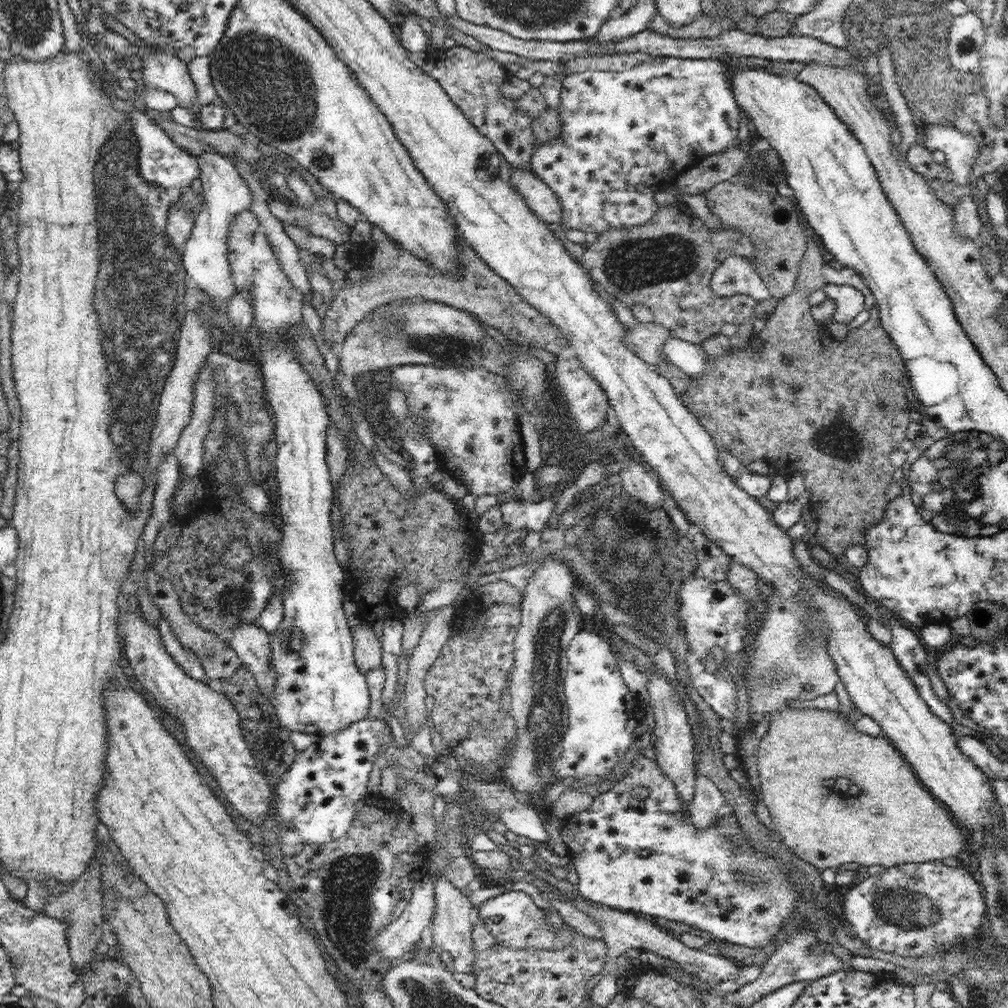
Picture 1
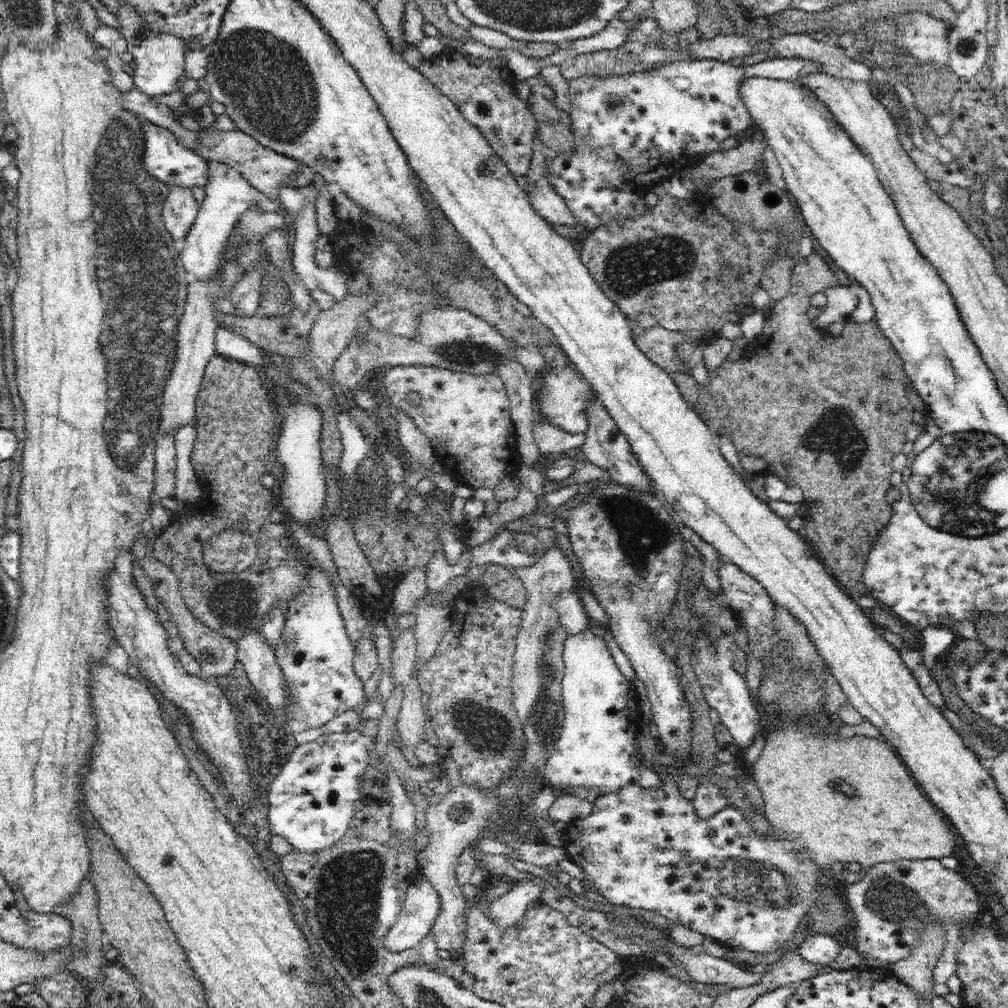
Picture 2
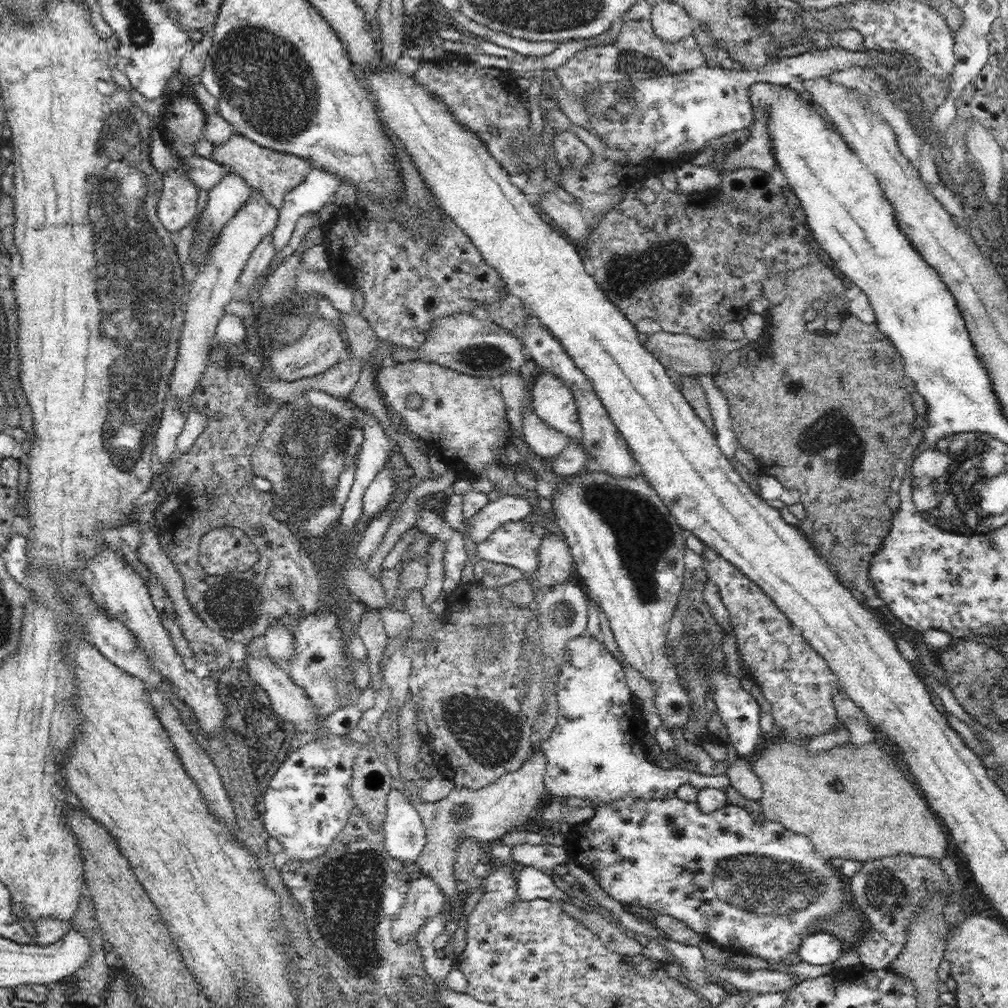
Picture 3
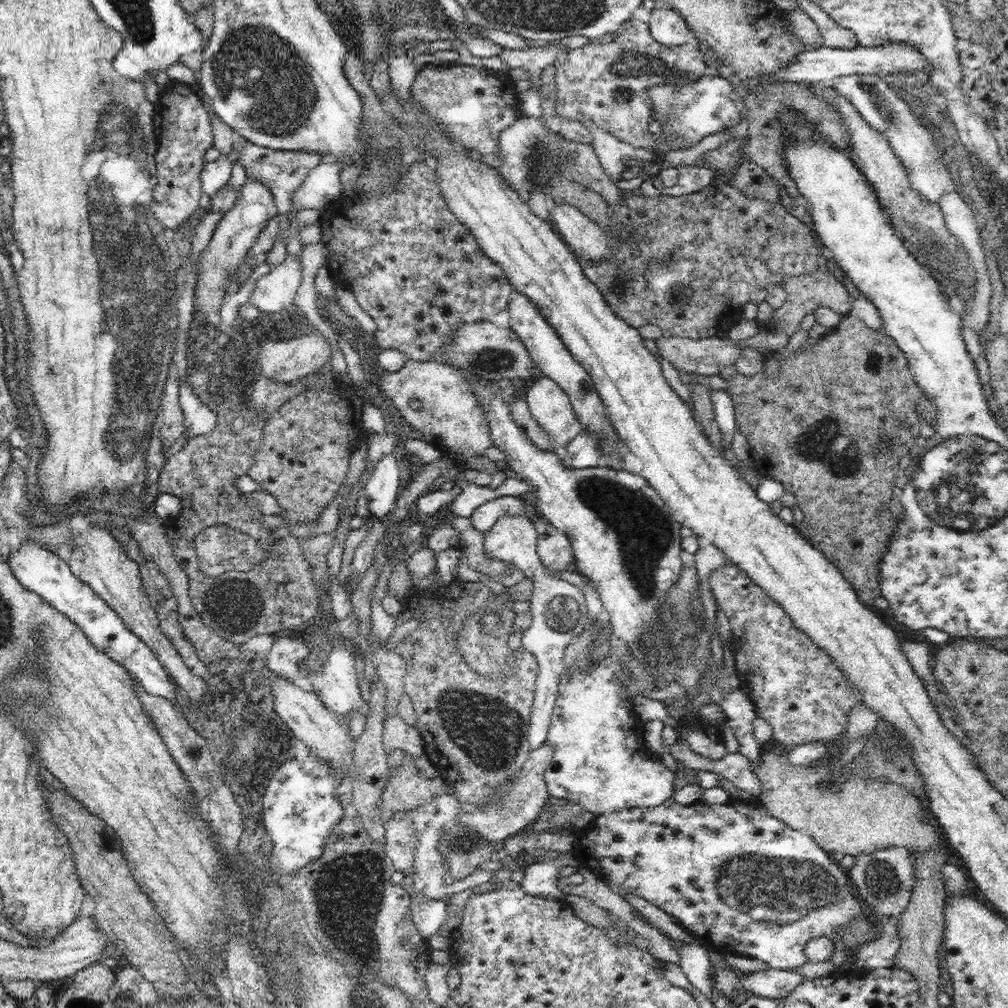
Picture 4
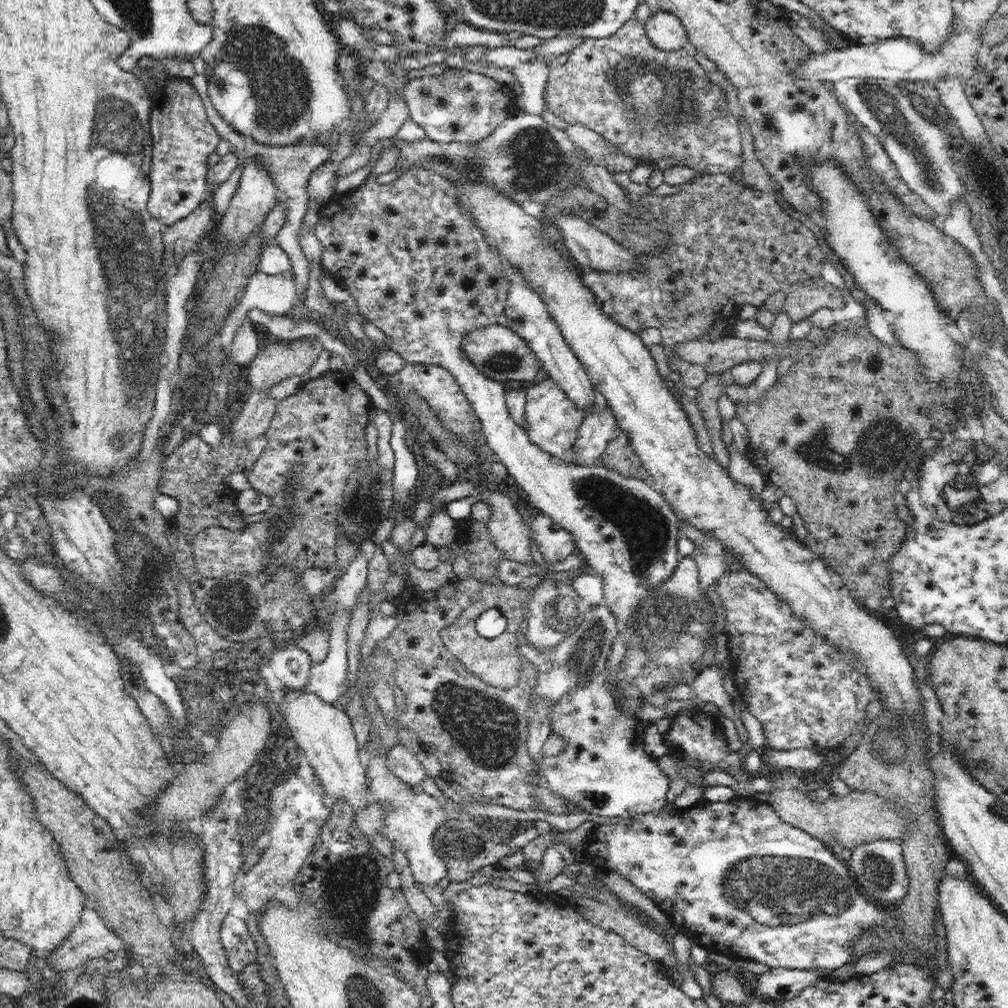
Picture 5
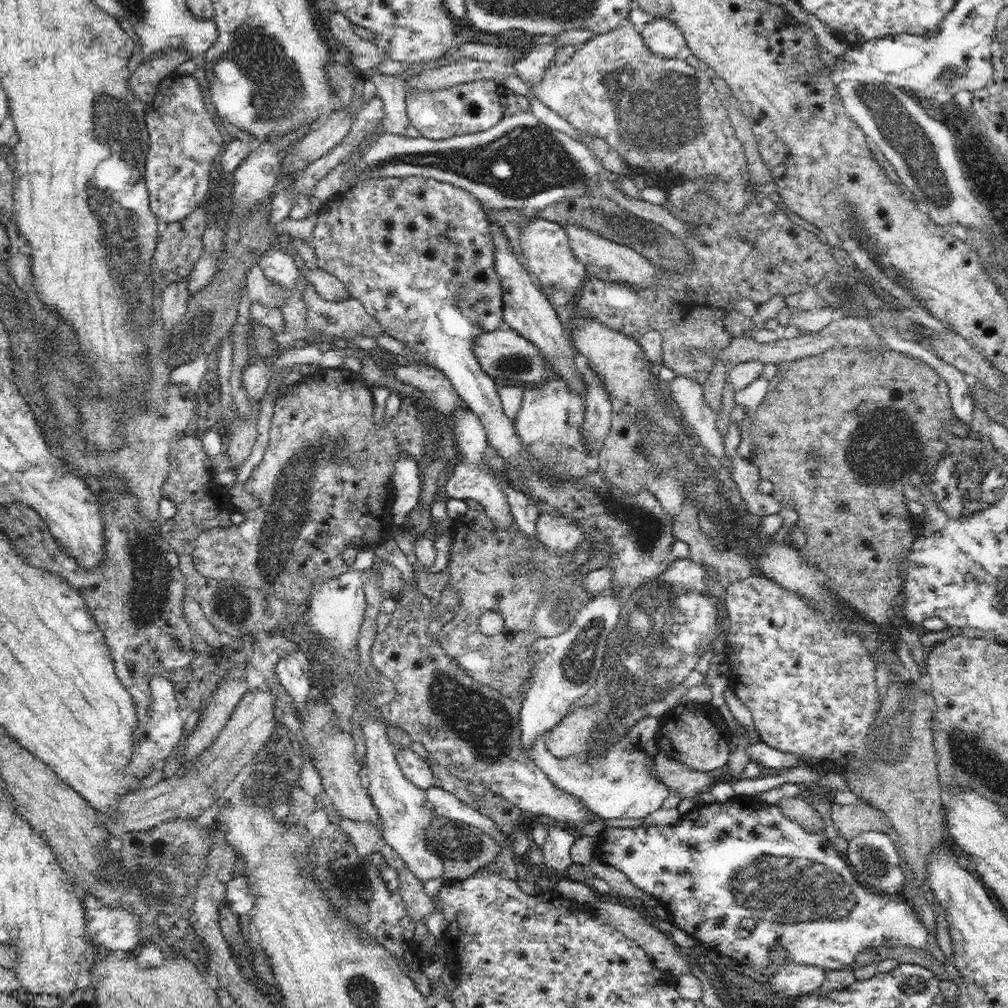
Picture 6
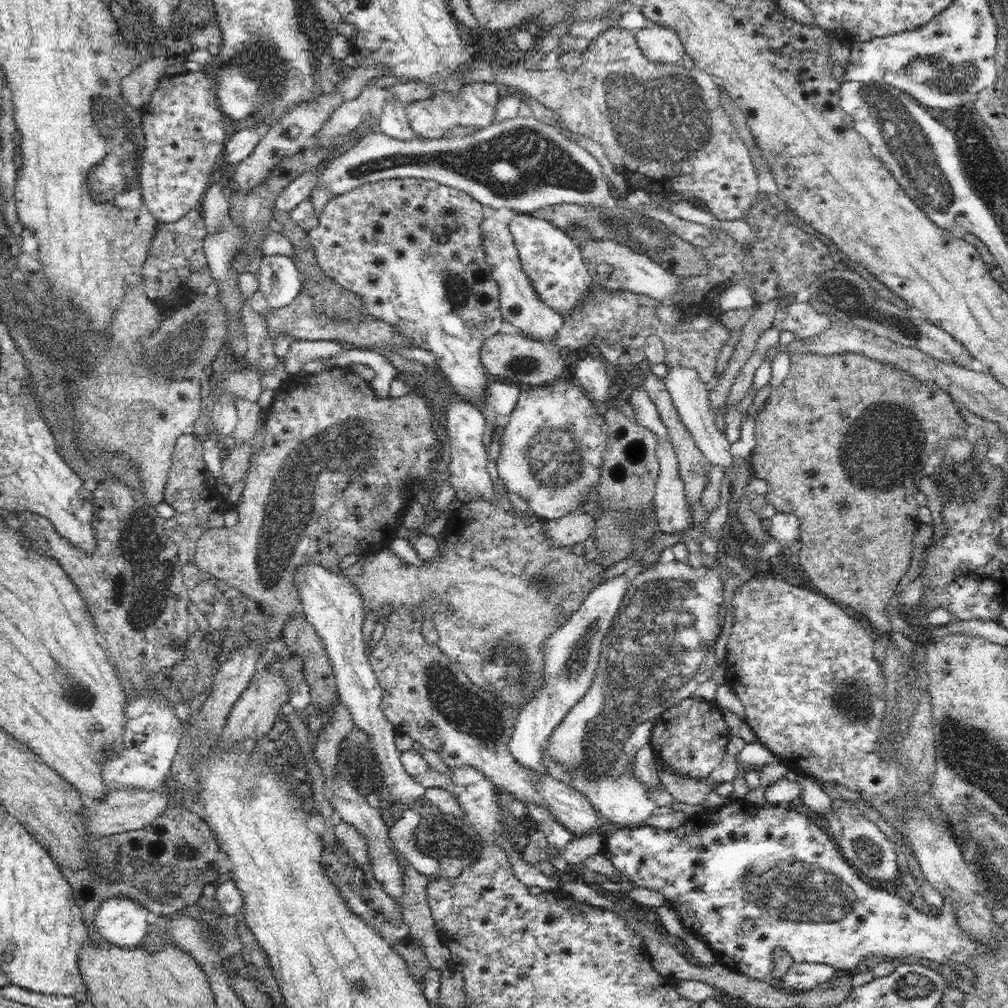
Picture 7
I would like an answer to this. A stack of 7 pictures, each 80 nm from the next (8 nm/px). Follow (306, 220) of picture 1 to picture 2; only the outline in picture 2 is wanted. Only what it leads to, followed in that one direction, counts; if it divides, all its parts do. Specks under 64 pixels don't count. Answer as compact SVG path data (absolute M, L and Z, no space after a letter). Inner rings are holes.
M208 161L208 184L204 186L206 196L198 208L195 221L185 236L185 244L181 253L181 261L187 272L195 274L198 281L217 279L223 265L223 254L237 220L245 210L256 205L266 212L282 211L281 204L270 200L263 192L256 190L239 170L218 161Z

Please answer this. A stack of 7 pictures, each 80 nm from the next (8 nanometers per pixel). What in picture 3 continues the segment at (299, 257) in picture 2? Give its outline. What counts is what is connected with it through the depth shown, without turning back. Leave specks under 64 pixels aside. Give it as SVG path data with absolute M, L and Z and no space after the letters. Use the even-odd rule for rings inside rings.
M306 244L306 248L304 248L304 250L302 250L302 256L300 256L300 266L298 266L298 272L296 272L296 293L298 295L301 294L308 294L308 292L310 292L313 295L321 296L324 297L326 299L328 299L333 305L334 308L339 311L339 313L343 313L343 314L350 314L352 312L352 310L354 310L354 305L353 305L353 293L352 293L352 287L348 286L347 283L345 283L341 278L336 278L336 273L335 270L331 270L330 267L330 273L328 276L324 275L324 273L321 272L314 272L313 270L308 270L303 263L303 260L301 260L301 258L303 257L303 254L305 253L305 250L311 247L309 246L309 244Z

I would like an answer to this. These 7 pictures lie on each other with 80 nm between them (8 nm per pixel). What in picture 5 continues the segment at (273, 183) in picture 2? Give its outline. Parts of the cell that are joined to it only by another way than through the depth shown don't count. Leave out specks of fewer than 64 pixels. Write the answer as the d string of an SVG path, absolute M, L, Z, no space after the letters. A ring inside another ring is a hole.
M303 140L295 145L286 146L270 146L260 143L256 144L253 150L254 154L250 156L254 157L258 163L262 163L262 167L266 167L268 173L272 175L274 185L277 188L277 202L282 203L284 213L286 213L284 224L276 233L274 243L281 246L290 259L291 272L293 272L294 280L296 281L296 302L294 302L294 308L286 315L296 322L313 319L313 314L308 312L304 305L305 302L303 302L307 289L310 265L308 258L306 258L304 251L301 249L299 237L300 227L309 207L307 184L311 172L316 170L320 164L328 161L329 154L334 150L334 143L324 145L320 141L310 143L310 141Z

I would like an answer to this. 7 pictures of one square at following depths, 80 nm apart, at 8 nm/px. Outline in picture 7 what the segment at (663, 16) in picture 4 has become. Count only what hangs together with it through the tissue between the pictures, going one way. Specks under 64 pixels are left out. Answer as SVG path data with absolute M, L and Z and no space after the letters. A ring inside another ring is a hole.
M650 21L635 36L641 53L649 61L671 62L676 66L682 66L682 56L686 49L673 28Z

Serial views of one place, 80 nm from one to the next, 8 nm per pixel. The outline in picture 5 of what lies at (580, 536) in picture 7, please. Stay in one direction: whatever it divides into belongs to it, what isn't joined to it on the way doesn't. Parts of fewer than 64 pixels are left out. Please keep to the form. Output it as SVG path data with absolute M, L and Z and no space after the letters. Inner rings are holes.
M540 513L531 524L532 536L546 563L557 562L576 552L572 534Z

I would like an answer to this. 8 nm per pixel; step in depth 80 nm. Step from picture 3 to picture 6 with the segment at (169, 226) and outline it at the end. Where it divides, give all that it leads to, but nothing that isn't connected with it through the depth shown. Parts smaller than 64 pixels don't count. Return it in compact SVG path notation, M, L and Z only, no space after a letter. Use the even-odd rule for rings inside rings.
M170 73L160 81L155 100L148 103L145 112L147 131L149 132L149 151L145 162L143 182L149 192L150 208L159 218L162 226L186 218L196 208L207 203L212 187L214 156L220 152L220 146L227 143L222 139L218 126L210 112L206 111L202 90L192 75Z

